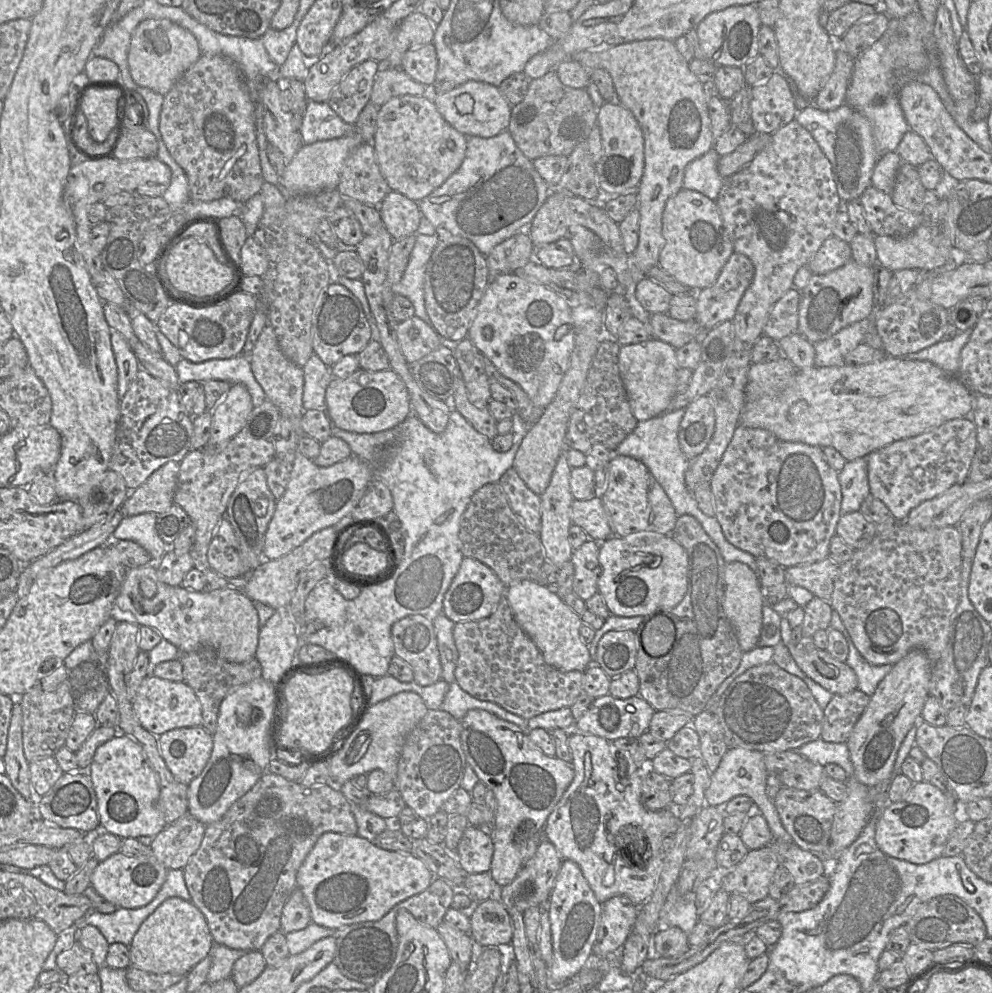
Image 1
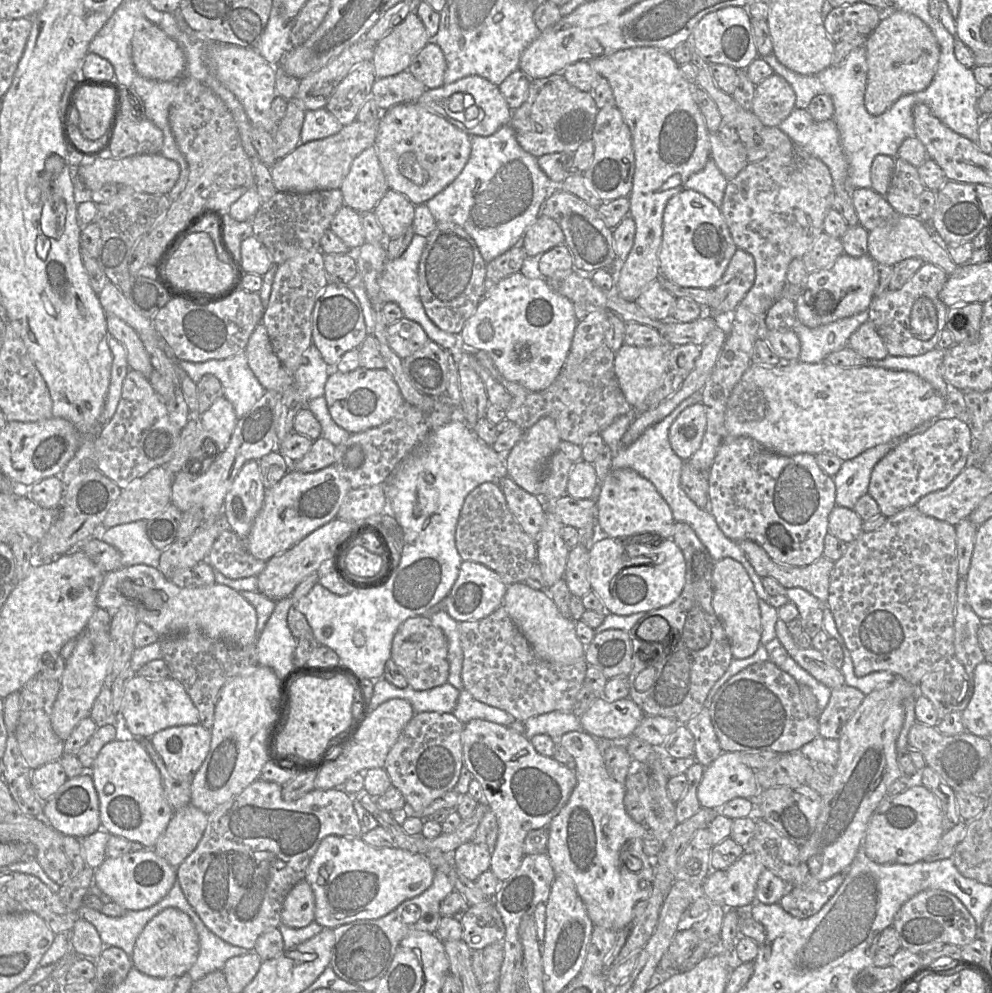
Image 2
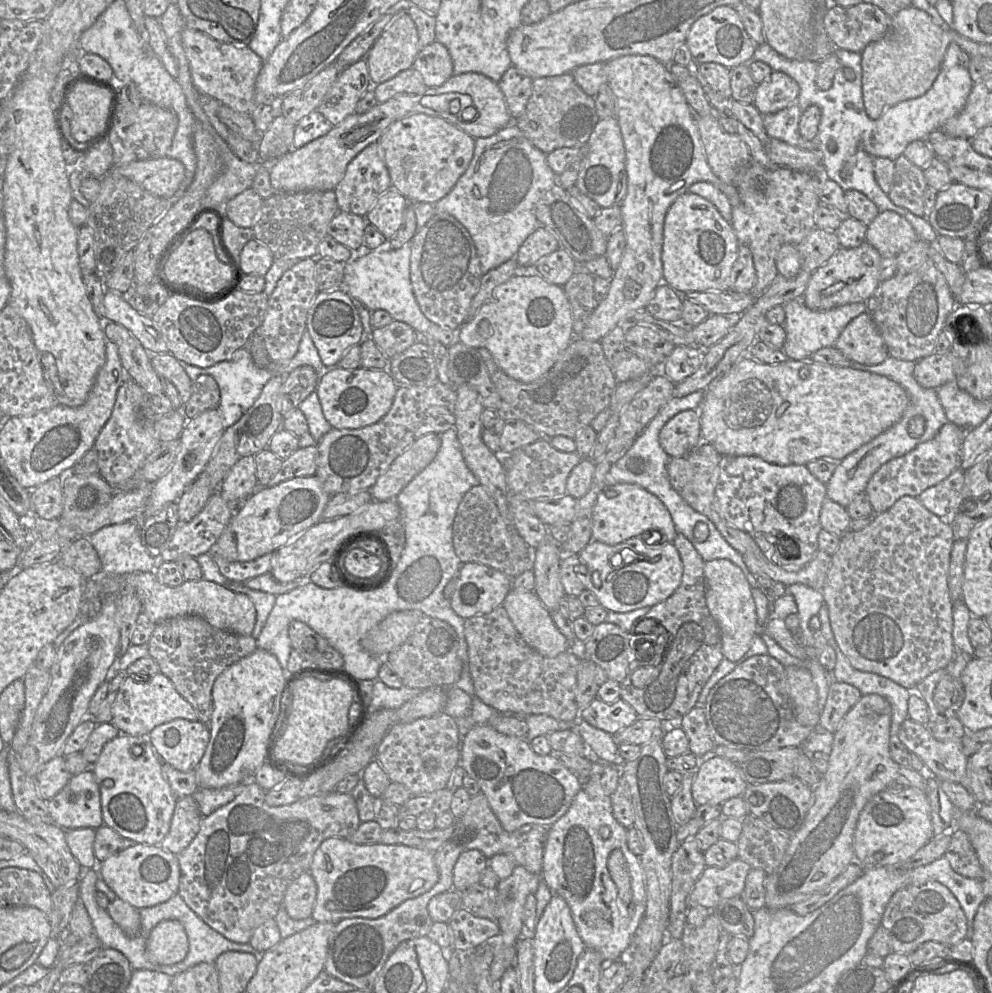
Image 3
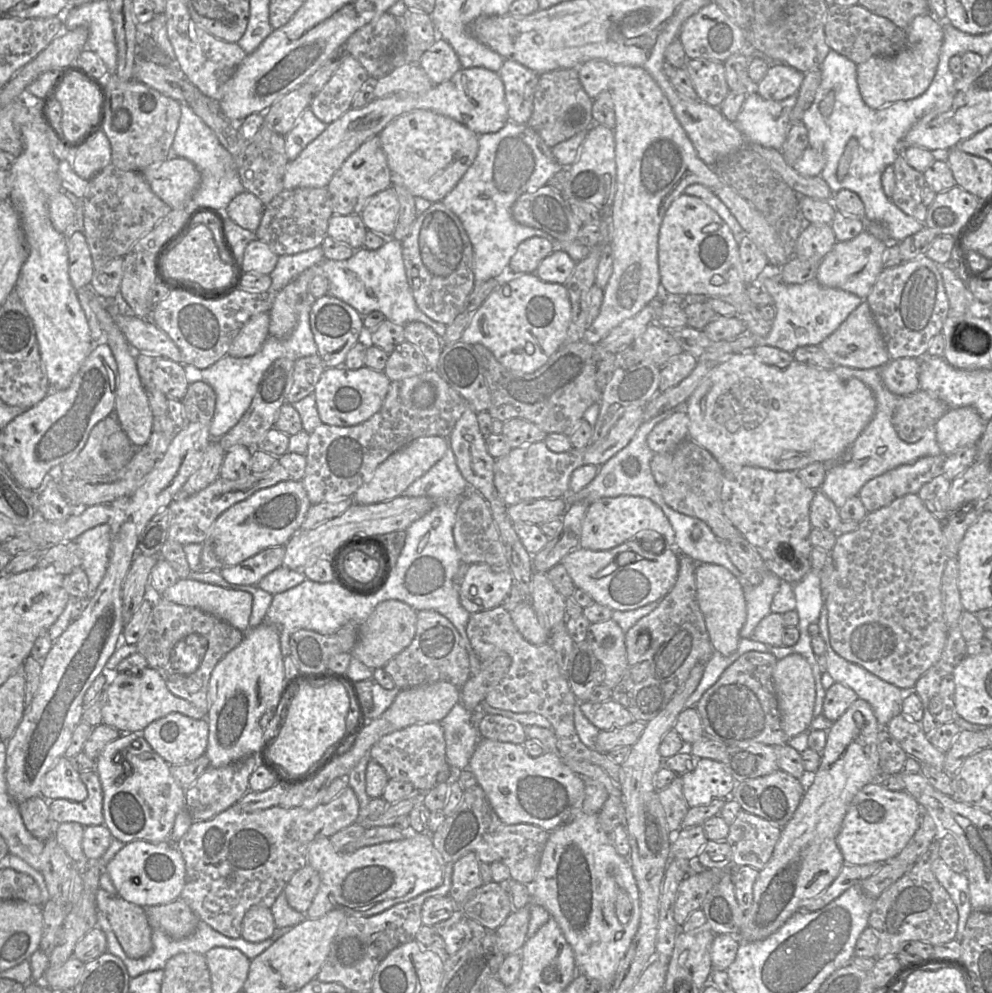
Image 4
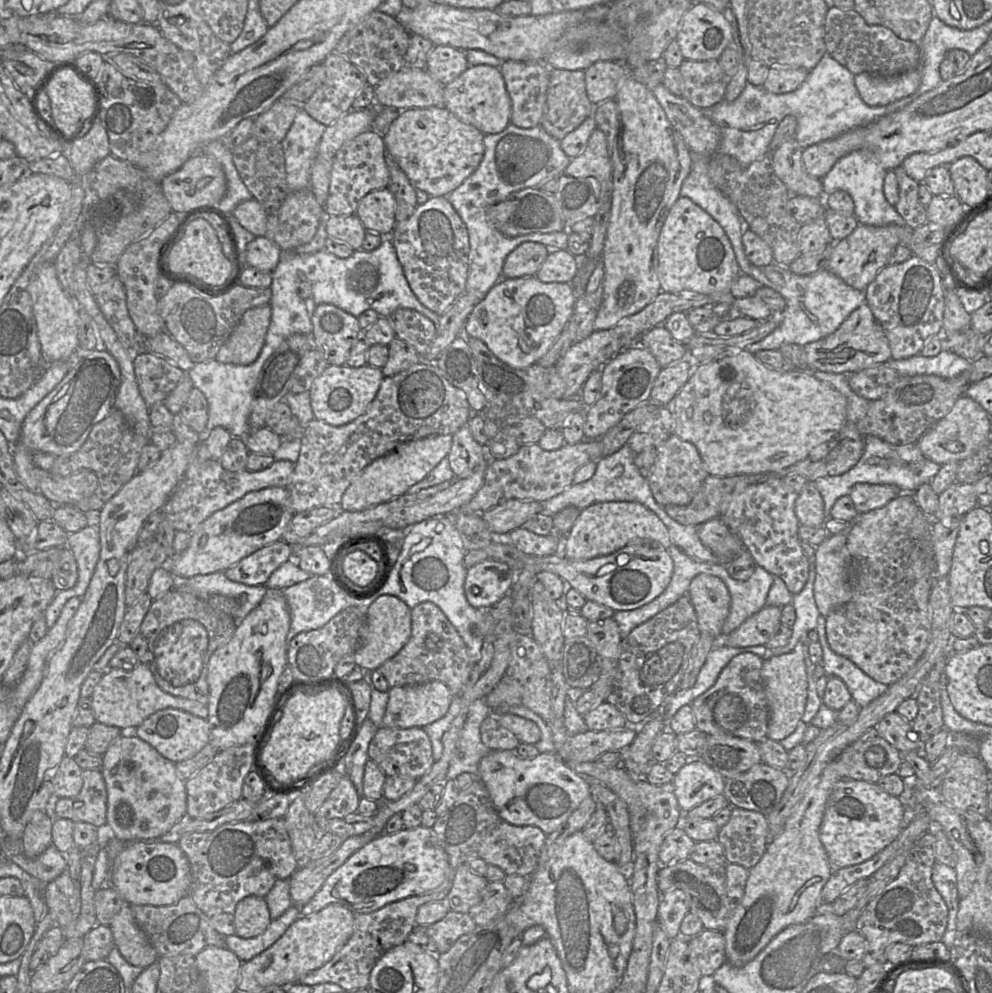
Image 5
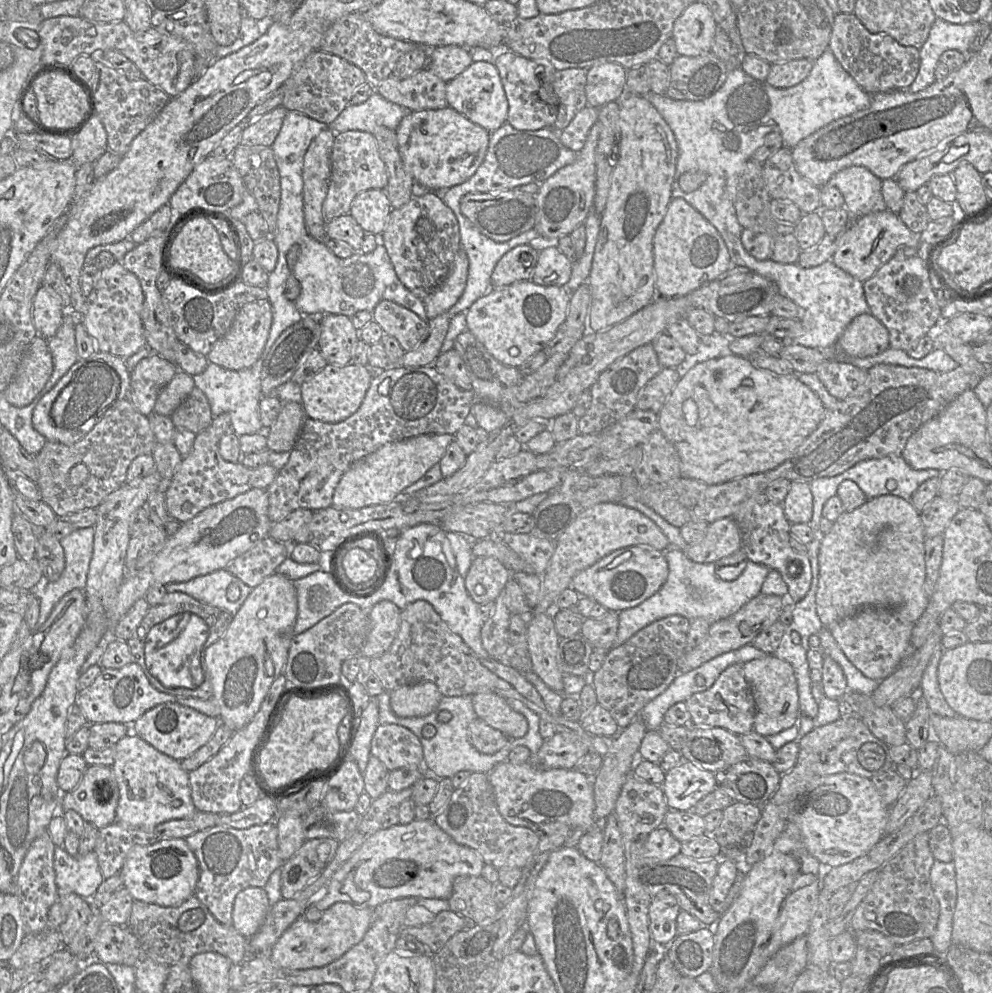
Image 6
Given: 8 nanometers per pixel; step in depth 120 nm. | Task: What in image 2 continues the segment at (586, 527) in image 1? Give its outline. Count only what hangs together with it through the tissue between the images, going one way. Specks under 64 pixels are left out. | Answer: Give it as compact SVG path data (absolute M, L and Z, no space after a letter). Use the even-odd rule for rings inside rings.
M565 495L555 501L544 501L545 512L547 510L556 514L558 520L564 526L572 526L577 529L583 529L587 524L597 524L597 503L596 498L575 499Z

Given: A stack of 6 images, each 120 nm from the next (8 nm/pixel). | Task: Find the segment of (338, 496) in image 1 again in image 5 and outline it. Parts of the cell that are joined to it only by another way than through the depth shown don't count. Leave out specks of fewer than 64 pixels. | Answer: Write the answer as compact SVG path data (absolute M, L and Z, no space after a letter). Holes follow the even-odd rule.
M286 487L249 492L202 522L191 533L187 549L180 555L172 556L165 566L174 576L181 577L224 572L244 557L281 539L293 514Z

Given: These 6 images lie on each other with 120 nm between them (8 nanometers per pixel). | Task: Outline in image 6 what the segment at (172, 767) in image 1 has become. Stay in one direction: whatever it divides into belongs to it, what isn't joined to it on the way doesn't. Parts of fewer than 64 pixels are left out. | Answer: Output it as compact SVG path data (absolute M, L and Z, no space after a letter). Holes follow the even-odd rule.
M171 702L150 709L135 722L135 730L139 737L159 752L177 761L192 756L204 746L212 738L218 726L218 718L207 716L190 707Z

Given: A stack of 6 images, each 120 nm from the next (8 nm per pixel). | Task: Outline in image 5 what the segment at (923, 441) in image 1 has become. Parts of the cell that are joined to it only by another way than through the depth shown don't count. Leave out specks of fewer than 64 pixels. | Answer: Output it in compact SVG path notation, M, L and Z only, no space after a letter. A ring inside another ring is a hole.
M855 484L849 493L855 509L859 514L883 507L897 497L901 490L891 484Z

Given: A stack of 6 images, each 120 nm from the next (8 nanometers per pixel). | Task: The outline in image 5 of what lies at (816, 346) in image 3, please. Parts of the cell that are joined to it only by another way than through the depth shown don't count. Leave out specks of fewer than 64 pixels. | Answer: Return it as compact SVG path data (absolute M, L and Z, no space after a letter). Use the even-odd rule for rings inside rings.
M746 259L747 262L754 267L751 270L748 270L748 276L752 277L754 280L756 280L760 285L762 286L766 286L769 287L773 290L775 290L776 292L778 292L780 295L782 295L782 297L785 299L785 309L782 311L782 313L780 313L779 315L777 315L778 319L779 319L779 325L778 327L771 332L770 334L768 334L766 337L764 337L762 340L748 346L746 348L747 351L751 352L752 354L755 354L757 351L760 350L778 350L783 344L798 344L798 345L806 345L808 343L812 343L815 341L818 341L828 335L830 335L831 333L833 333L834 331L837 330L837 328L841 325L841 323L855 310L857 309L862 303L865 302L865 292L864 291L860 291L857 289L852 288L851 286L847 285L842 279L840 279L838 276L836 276L835 274L833 274L830 270L828 270L827 268L819 270L813 274L810 275L797 275L792 273L788 267L779 265L777 263L772 262L769 265L766 266L755 266L753 264L750 263L750 261L748 259Z

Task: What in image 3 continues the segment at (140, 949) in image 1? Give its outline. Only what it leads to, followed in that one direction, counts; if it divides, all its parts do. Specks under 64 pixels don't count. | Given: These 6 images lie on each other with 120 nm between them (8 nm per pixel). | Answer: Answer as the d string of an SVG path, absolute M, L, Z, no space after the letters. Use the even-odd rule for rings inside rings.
M164 920L151 930L145 953L151 963L168 966L181 962L188 949L188 938L182 924L176 920Z

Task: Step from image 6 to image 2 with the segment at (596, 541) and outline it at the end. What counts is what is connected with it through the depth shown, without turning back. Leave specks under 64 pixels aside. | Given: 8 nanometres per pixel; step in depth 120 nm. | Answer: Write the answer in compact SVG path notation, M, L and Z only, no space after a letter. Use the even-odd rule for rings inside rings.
M632 469L612 470L599 485L597 495L597 528L600 537L624 539L642 533L656 533L672 539L675 520L672 511L655 486Z

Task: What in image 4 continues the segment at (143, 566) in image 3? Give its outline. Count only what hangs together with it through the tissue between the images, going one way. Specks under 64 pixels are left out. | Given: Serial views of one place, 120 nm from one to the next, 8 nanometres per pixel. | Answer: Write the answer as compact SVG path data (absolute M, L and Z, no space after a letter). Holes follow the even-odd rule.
M108 523L82 533L75 542L82 553L81 567L88 576L87 598L91 599L101 583L109 562L111 528Z

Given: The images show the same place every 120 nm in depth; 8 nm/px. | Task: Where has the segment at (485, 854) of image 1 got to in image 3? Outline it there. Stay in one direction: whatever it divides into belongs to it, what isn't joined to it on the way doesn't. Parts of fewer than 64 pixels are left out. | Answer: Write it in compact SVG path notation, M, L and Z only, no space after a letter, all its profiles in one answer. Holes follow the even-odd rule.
M479 850L460 854L453 871L453 889L462 893L474 884L480 884L482 873L489 866L489 859Z

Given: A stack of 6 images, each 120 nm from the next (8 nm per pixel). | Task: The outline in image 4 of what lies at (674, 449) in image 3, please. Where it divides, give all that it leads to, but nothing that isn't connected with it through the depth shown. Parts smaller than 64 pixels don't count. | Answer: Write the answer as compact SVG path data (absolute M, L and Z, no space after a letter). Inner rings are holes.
M684 410L673 413L658 423L647 436L647 445L657 454L672 453L672 451L688 436L689 418Z

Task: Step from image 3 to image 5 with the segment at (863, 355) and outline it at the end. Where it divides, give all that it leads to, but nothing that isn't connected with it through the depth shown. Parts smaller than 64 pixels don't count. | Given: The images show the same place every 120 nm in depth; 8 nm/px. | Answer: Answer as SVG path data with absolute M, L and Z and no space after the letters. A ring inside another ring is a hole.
M866 302L855 309L830 335L803 346L805 365L809 370L852 374L879 364L891 358L888 339L874 318Z

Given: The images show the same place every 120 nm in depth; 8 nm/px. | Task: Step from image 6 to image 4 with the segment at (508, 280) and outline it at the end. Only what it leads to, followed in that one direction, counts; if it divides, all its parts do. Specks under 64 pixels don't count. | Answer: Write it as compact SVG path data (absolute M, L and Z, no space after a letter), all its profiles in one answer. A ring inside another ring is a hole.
M532 237L521 242L508 266L508 272L514 275L535 273L541 261L553 250L554 242L543 237Z

